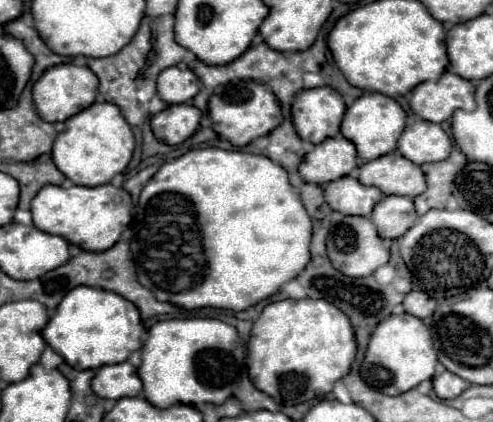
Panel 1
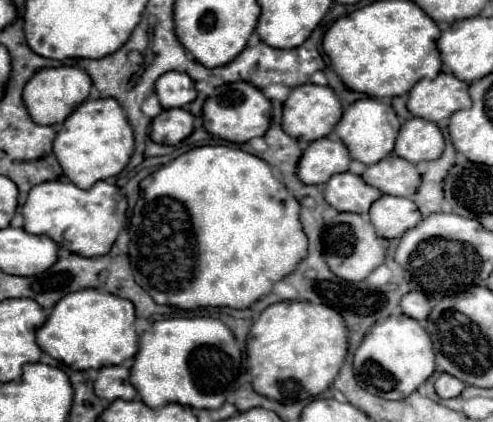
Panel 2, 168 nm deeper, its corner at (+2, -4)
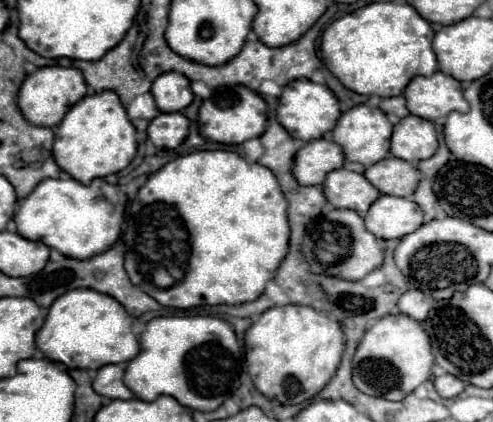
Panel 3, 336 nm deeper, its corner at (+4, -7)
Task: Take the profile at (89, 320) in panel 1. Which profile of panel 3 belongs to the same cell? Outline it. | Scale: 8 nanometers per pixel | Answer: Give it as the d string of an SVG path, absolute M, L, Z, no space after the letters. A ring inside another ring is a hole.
M91 288L71 290L59 296L45 318L45 324L35 336L37 348L53 362L65 364L71 368L91 368L97 370L105 364L129 362L139 352L137 336L131 332L133 318L129 312L107 294L101 294Z

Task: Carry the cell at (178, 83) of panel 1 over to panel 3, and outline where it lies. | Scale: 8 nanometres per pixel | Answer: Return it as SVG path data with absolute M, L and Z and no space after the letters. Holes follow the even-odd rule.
M179 72L161 74L151 86L151 94L161 112L181 112L193 100L191 82Z

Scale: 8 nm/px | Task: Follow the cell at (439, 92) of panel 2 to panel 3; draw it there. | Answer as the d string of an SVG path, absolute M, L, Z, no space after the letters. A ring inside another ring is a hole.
M443 72L433 76L415 76L405 88L405 100L411 114L425 120L437 120L449 112L467 112L469 104L463 98L461 82Z

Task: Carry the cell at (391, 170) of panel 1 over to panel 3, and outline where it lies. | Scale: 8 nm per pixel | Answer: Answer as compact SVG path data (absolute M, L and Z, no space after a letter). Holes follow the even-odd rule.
M393 156L383 158L381 162L365 170L365 178L381 192L391 196L411 196L419 184L419 172L405 160Z

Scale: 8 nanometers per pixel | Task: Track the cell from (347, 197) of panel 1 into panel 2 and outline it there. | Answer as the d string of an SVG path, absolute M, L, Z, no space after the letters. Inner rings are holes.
M339 173L327 181L323 191L325 201L337 211L349 213L367 213L369 207L381 197L381 191L367 185L361 177L353 173Z

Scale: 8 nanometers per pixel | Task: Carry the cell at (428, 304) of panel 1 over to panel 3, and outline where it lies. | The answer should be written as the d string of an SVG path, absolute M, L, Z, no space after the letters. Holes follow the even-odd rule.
M409 290L399 298L399 312L421 322L421 320L425 320L425 316L433 308L433 304L435 304L435 300L431 296L425 296L421 290Z

